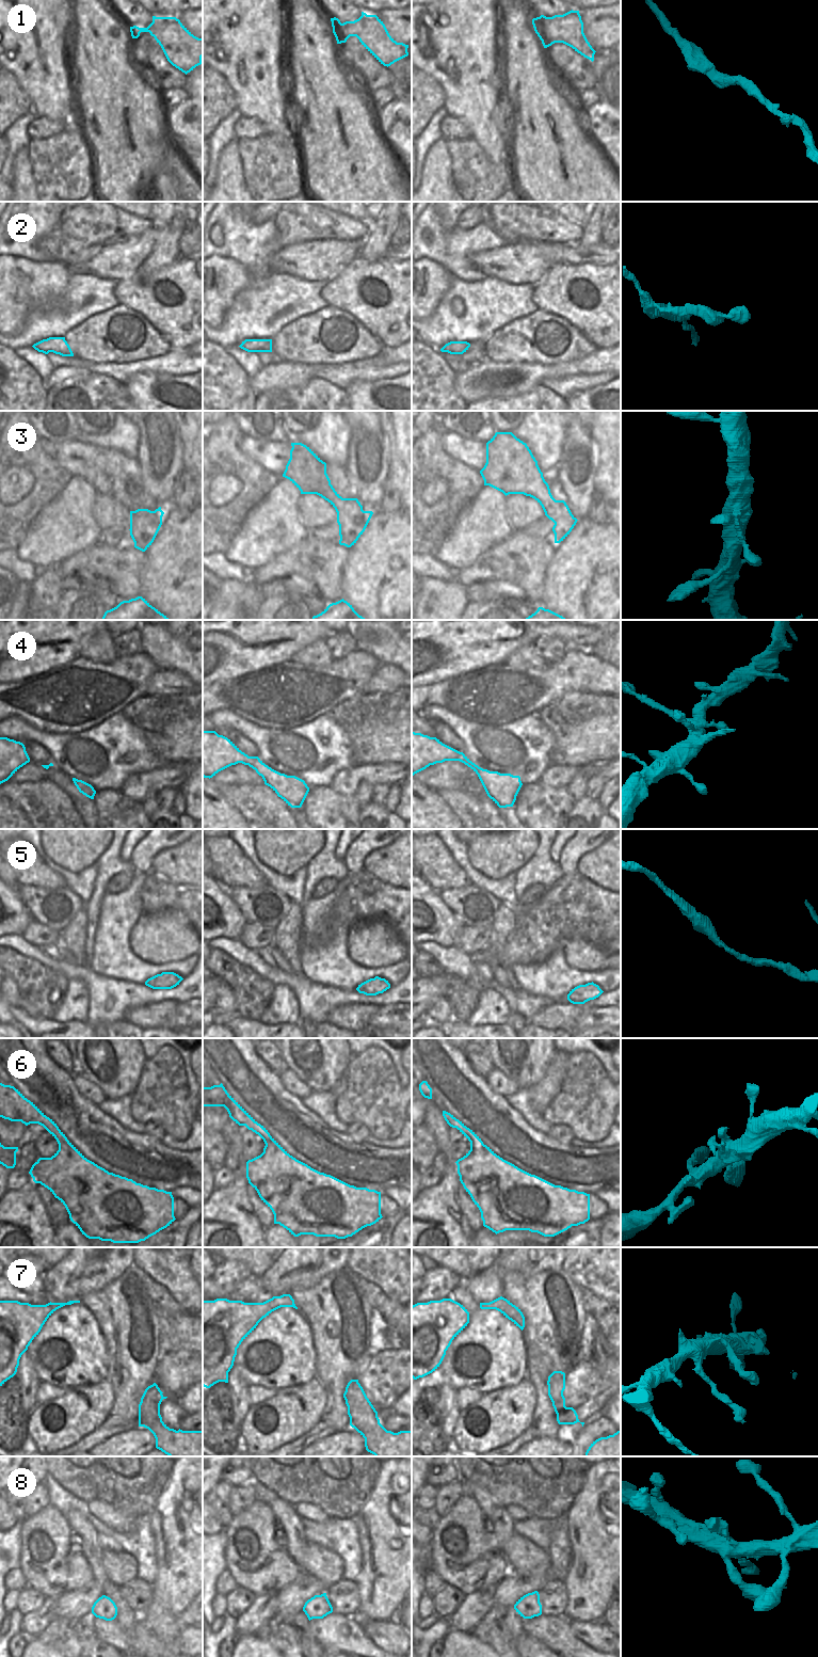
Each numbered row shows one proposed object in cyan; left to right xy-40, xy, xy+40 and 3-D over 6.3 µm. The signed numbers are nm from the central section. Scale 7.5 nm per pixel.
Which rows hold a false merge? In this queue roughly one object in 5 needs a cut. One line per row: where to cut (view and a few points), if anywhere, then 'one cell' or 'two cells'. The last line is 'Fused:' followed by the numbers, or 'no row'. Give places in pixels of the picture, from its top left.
1: cut none; one cell
2: cut none; one cell
3: cut none; one cell
4: cut none; one cell
5: cut none; one cell
6: cut none; one cell
7: cut none; one cell
8: cut none; one cell
Fused: no row

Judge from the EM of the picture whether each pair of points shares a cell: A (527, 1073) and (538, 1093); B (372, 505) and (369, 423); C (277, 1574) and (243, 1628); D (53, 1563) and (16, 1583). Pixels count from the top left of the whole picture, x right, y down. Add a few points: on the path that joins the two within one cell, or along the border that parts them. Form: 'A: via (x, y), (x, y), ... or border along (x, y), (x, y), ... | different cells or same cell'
A: border along (549, 1065), (546, 1072), (529, 1088) | different cells
B: via (369, 484), (369, 443) | same cell
C: border along (274, 1592), (256, 1595) | different cells
D: border along (19, 1568), (28, 1586) | different cells

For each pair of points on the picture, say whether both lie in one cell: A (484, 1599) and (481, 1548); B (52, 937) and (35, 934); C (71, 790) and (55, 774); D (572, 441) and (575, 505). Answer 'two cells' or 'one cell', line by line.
A: two cells
B: one cell
C: one cell
D: one cell

